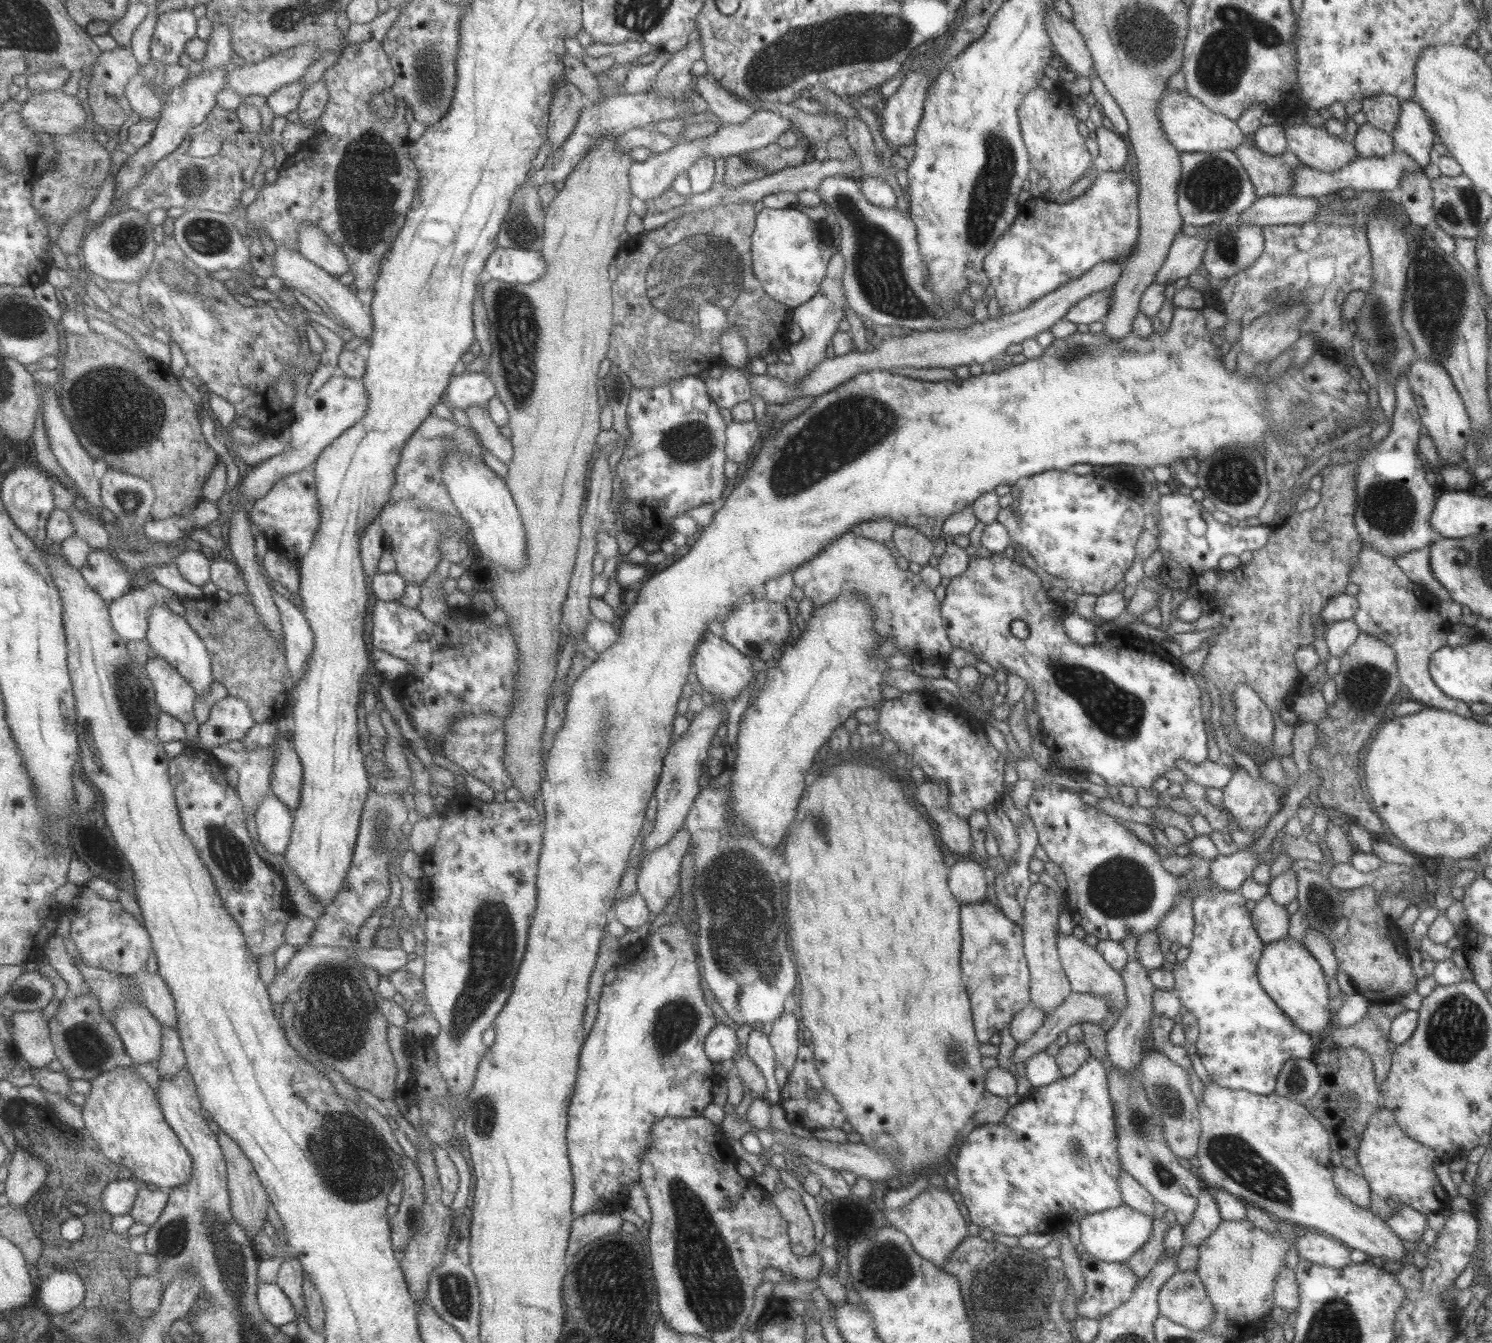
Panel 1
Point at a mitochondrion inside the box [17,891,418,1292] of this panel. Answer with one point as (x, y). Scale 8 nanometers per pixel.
(353, 1181)

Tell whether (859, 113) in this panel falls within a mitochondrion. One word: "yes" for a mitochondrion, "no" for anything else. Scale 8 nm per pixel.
no

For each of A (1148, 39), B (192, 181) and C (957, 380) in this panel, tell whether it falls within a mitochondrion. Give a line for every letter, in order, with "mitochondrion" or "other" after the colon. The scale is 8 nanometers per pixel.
A: mitochondrion
B: mitochondrion
C: other

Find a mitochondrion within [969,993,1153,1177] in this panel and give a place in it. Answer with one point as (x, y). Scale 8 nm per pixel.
(1137, 1121)

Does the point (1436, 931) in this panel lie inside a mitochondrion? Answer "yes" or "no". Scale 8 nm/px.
no

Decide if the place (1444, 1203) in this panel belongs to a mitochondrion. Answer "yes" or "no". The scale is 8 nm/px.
no

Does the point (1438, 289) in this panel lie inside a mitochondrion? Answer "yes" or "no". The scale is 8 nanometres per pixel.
yes

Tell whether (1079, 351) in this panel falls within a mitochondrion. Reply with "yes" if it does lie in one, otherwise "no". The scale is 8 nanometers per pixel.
yes

